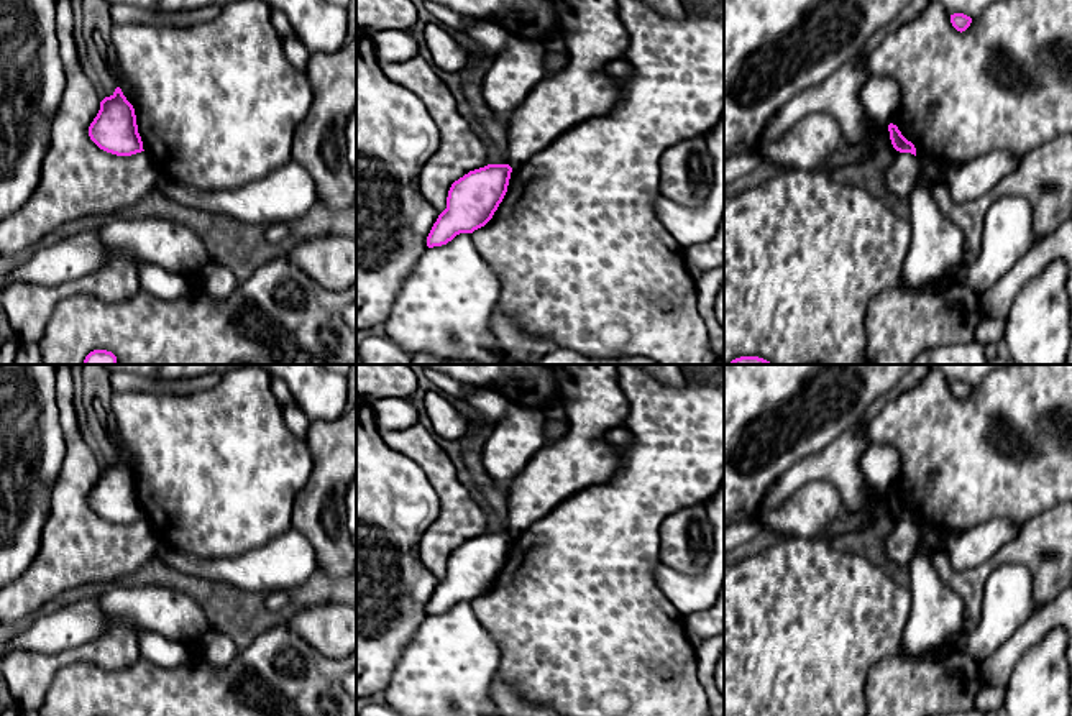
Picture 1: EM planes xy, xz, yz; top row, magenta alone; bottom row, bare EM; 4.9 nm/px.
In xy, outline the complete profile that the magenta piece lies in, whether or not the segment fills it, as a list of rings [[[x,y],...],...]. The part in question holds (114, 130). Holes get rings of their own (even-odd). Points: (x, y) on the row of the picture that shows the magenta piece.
[[[120,87],[100,102],[100,110],[89,126],[89,136],[100,149],[117,156],[144,151],[135,108]]]

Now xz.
[[[488,164],[455,181],[448,190],[447,209],[427,236],[427,246],[447,245],[460,233],[484,227],[507,192],[511,172],[509,164]]]

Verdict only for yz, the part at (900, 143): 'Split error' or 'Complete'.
Complete

